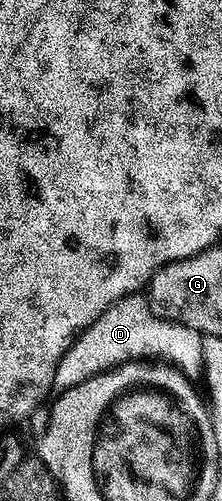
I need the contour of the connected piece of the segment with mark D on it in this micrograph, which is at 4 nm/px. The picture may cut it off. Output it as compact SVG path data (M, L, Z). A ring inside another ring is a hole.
M144 295L125 296L112 304L91 326L81 331L76 342L57 364L53 387L57 390L74 388L97 376L109 372L120 364L128 364L140 358L158 358L179 369L184 376L200 377L203 372L202 335L186 324L178 324L172 318L158 316Z

